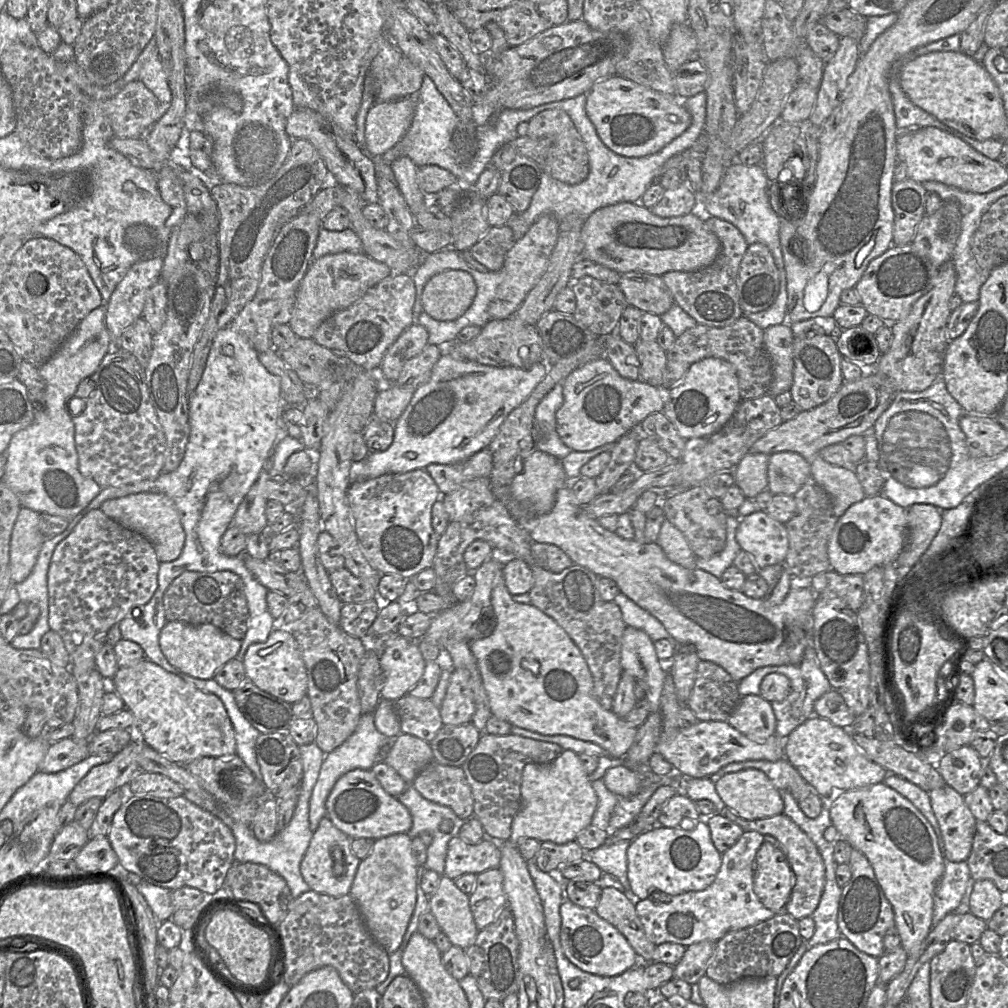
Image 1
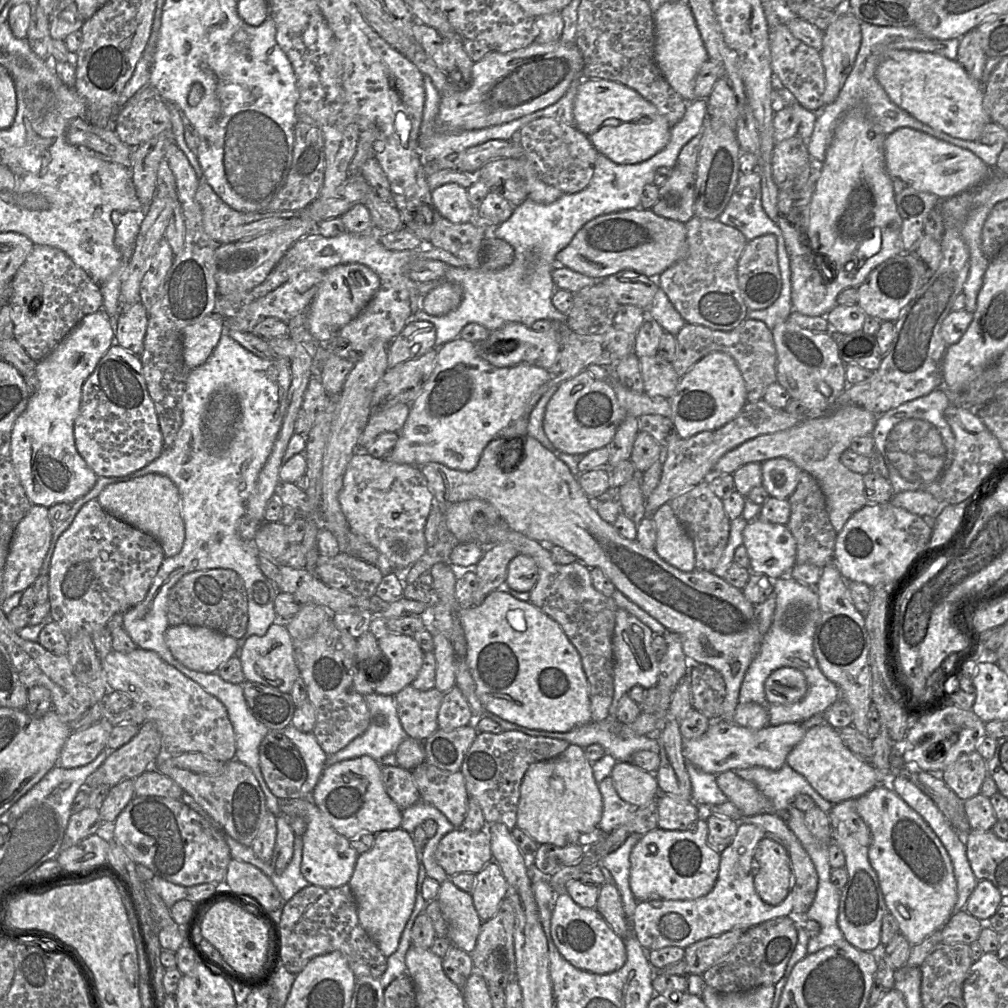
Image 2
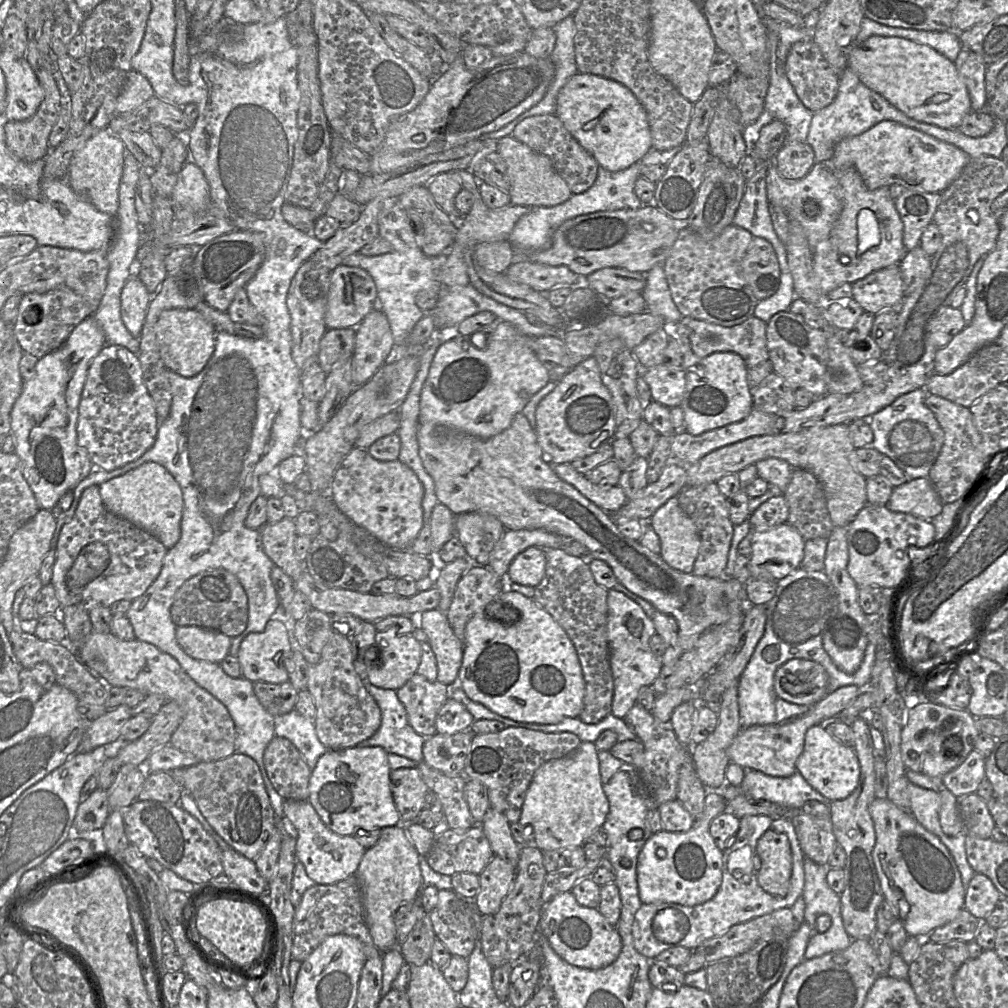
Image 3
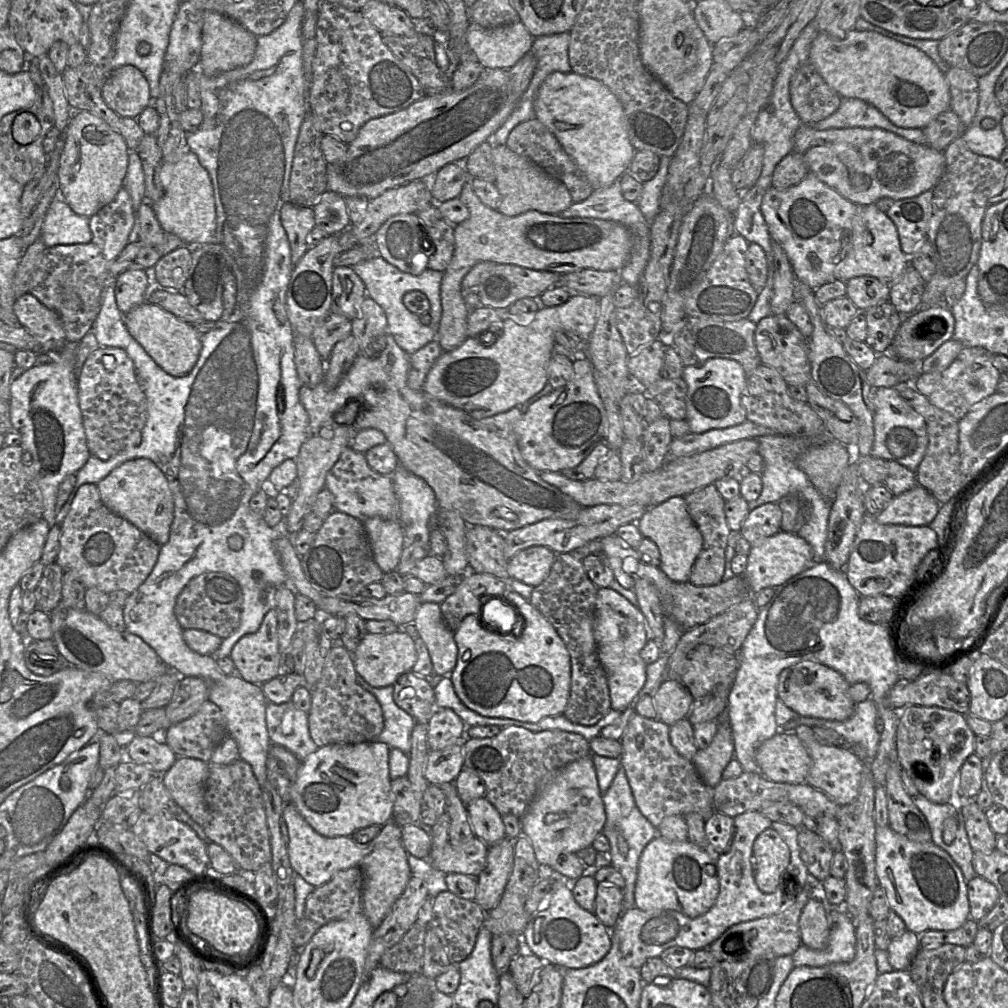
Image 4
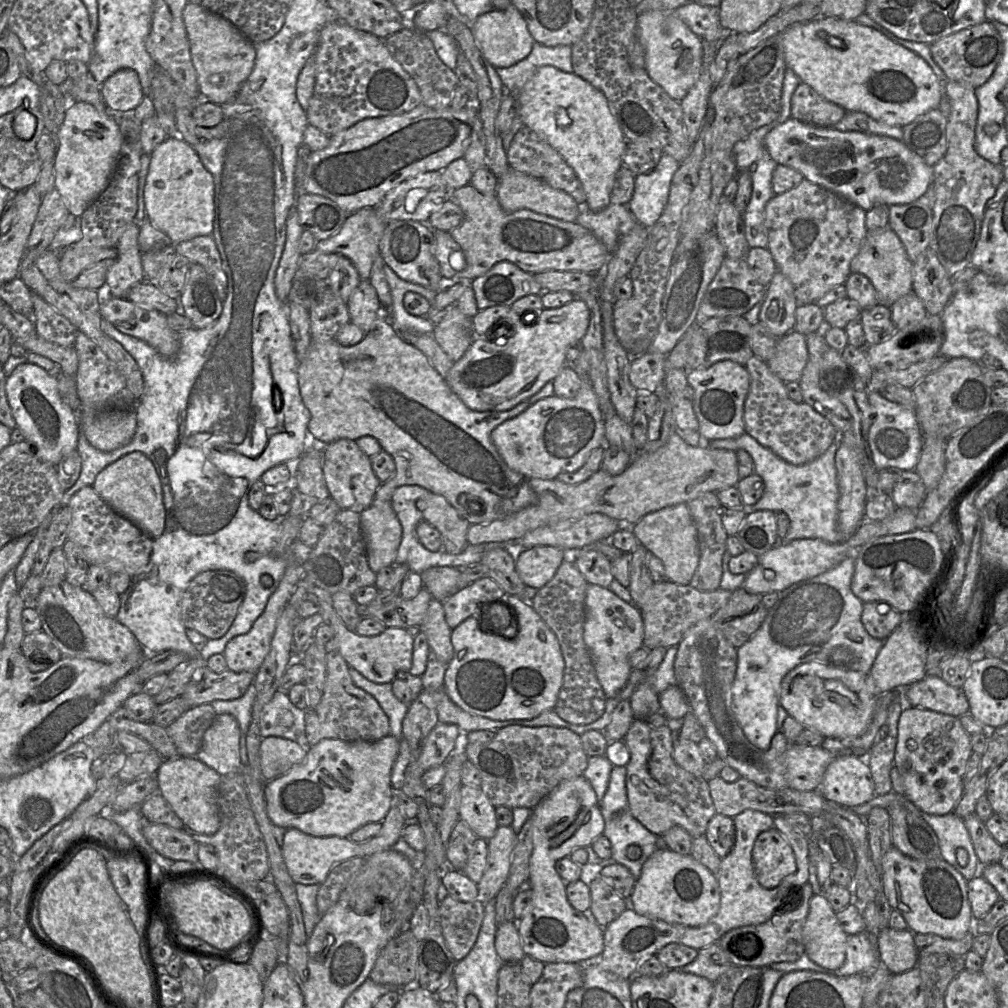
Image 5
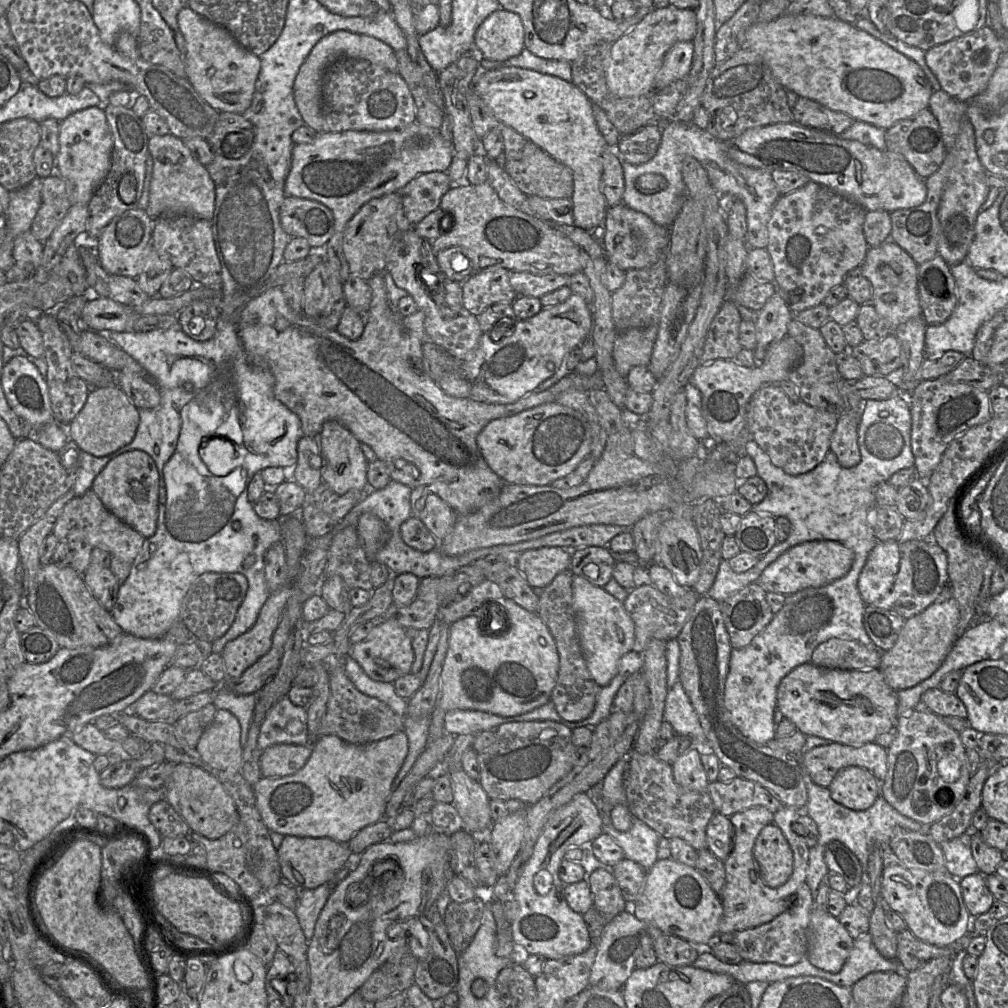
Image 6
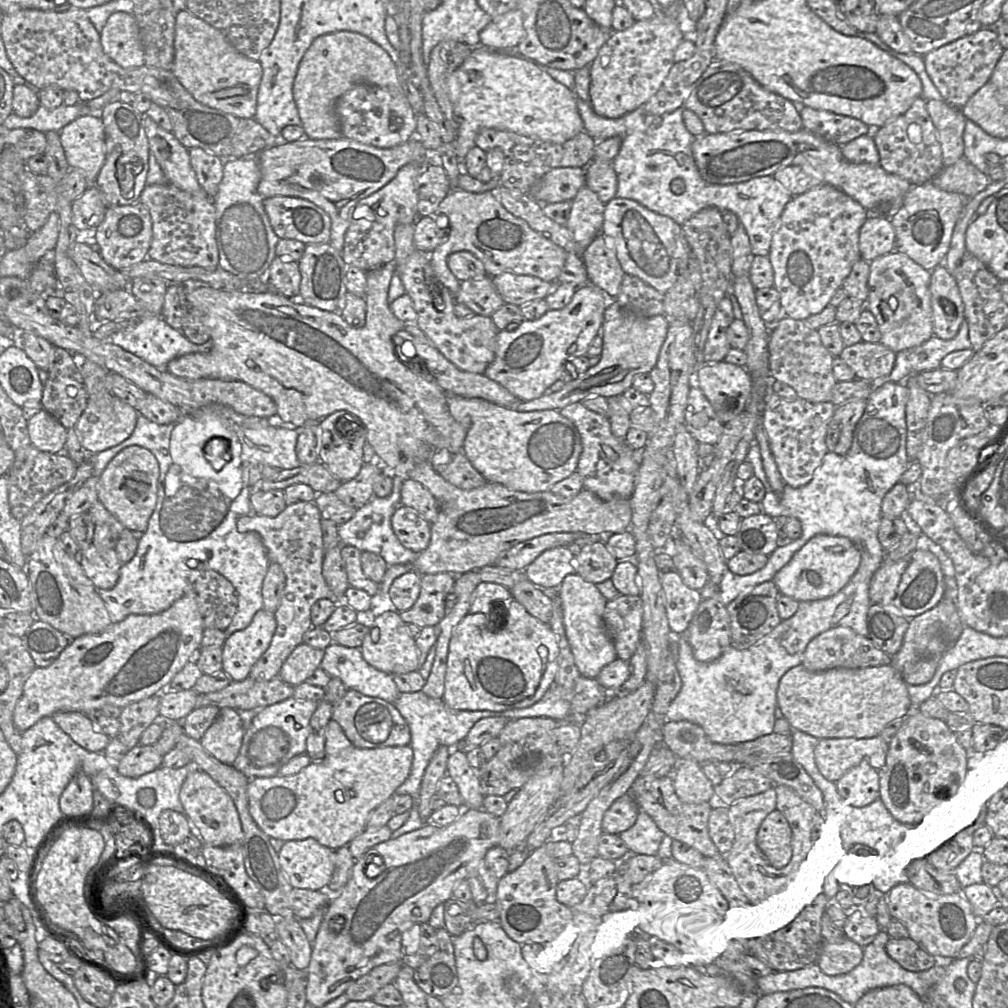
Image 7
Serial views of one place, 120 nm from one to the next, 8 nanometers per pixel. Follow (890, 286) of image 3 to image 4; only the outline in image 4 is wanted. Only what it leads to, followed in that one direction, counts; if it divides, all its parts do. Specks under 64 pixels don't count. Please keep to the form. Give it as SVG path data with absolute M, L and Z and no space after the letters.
M858 276L846 281L847 297L859 310L867 310L889 300L890 284L873 276Z

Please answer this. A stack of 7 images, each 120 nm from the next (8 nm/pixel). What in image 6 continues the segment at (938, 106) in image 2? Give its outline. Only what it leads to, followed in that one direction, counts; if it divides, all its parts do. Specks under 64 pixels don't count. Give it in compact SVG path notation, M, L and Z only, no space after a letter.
M784 13L773 21L756 21L746 29L742 48L758 53L786 90L883 130L928 108L934 92L924 71L915 61L869 33L856 28L854 24L836 17Z

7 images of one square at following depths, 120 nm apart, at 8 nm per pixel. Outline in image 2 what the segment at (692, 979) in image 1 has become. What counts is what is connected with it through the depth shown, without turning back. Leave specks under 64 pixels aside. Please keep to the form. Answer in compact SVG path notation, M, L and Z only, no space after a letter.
M733 930L696 942L685 948L687 975L702 975L723 959L737 944L745 930Z

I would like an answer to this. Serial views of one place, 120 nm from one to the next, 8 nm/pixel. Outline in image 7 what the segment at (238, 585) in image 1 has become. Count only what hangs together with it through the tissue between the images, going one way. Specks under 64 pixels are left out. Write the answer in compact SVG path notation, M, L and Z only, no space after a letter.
M207 570L195 581L193 590L204 628L227 629L238 606L238 594L233 584L218 572Z

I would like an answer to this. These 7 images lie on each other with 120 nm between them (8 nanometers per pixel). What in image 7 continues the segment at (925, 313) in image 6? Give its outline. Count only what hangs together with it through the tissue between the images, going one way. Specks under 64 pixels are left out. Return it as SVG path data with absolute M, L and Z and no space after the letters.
M944 264L931 271L930 293L934 335L943 340L954 338L965 320L964 304L956 280Z

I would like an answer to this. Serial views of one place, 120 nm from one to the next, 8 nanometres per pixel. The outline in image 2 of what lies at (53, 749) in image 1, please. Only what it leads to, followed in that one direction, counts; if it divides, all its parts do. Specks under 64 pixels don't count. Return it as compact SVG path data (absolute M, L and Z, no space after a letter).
M104 717L86 729L71 732L56 766L76 768L92 762L106 748L113 727Z

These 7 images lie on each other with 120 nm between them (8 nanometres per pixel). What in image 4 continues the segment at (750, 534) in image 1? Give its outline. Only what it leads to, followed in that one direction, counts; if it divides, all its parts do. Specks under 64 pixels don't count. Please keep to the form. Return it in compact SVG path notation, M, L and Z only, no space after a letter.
M780 530L775 535L751 547L748 563L743 574L750 591L756 594L764 588L775 588L803 572L814 562L811 546L795 533Z

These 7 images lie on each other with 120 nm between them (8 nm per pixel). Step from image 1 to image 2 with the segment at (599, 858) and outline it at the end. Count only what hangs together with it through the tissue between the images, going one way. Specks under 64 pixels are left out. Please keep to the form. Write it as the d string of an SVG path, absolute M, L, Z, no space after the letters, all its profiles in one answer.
M632 833L631 835L628 836L628 838L617 850L609 853L606 857L604 857L600 864L601 866L606 867L613 876L614 884L618 888L620 895L622 897L625 914L628 920L630 920L631 922L631 927L632 927L632 918L638 902L644 902L644 901L638 901L635 898L630 887L630 872L631 872L630 854L633 847L637 844L637 842L641 839L642 836L643 835L638 833Z

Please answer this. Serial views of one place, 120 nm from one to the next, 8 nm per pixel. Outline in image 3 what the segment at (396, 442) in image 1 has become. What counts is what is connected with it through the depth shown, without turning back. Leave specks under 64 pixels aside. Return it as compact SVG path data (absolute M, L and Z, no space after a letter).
M498 321L496 330L489 335L490 337L488 343L486 343L486 348L480 349L470 341L471 337L460 336L455 334L454 331L447 336L449 339L445 340L445 342L439 347L433 358L428 377L421 392L419 412L420 424L430 424L437 427L446 427L480 439L489 439L506 430L511 425L514 417L517 414L522 413L522 410L530 401L530 399L551 381L547 369L539 361L536 354L532 350L532 340L534 340L533 338L535 337L521 334L513 325L504 321Z

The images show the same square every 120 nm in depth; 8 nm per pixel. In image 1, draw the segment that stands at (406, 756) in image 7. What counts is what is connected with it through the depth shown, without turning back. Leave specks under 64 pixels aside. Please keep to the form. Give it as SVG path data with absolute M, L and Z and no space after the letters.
M354 769L341 776L326 801L327 816L350 839L377 840L406 833L412 826L410 811L398 798L388 794L371 770Z

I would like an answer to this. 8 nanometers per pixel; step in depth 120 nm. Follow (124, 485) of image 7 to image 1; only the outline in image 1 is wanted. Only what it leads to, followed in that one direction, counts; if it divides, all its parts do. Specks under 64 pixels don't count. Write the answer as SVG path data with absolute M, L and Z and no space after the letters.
M140 492L104 501L100 509L111 519L146 537L153 545L159 562L170 562L179 557L185 542L185 532L178 510L163 493Z

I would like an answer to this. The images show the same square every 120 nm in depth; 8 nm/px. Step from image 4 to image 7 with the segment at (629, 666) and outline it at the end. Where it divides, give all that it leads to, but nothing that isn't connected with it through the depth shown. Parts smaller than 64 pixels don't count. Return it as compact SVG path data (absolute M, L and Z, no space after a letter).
M579 574L565 576L558 587L558 597L563 610L565 636L581 676L597 678L600 671L617 658L614 644L606 630L603 613L607 599L597 586L587 582Z

